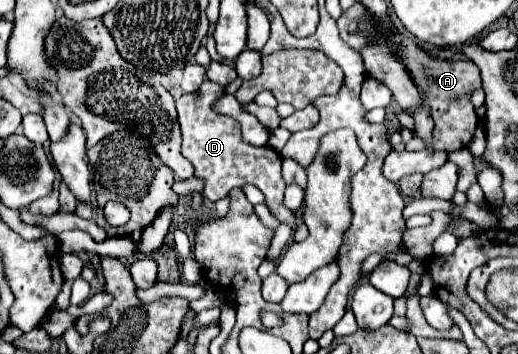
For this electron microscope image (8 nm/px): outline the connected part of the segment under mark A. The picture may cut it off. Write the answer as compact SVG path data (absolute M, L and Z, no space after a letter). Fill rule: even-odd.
M402 35L402 57L416 85L424 93L426 103L432 109L432 119L434 119L432 147L438 151L448 151L448 153L468 147L478 125L478 115L476 115L474 105L468 99L468 93L480 87L480 69L470 61L434 59L432 55L428 55L412 39L406 39L404 35Z

